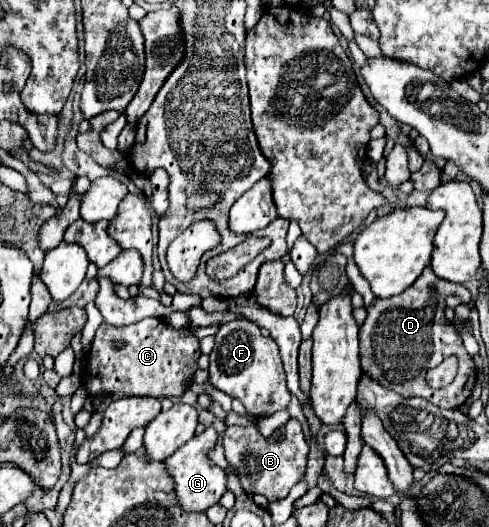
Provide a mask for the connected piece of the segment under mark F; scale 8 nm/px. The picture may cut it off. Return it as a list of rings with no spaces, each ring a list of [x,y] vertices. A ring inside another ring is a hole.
[[[248,318],[226,322],[216,334],[216,346],[210,352],[210,382],[232,398],[238,398],[254,416],[270,416],[284,410],[290,402],[286,374],[278,354],[278,344],[262,336],[260,326]]]

